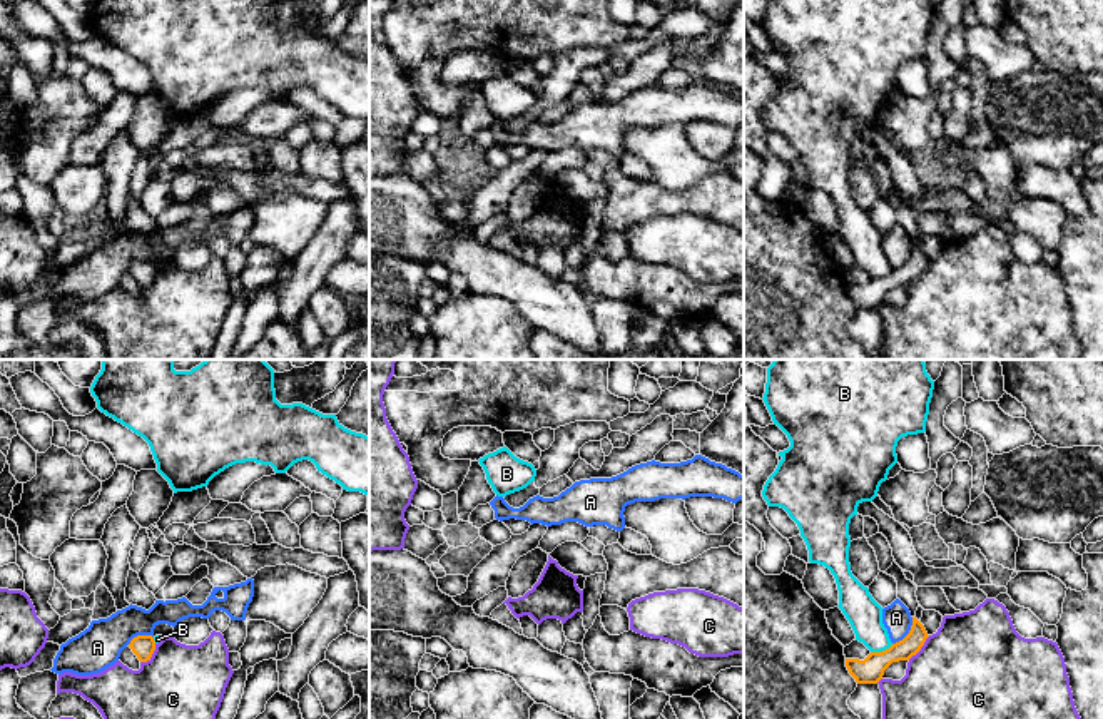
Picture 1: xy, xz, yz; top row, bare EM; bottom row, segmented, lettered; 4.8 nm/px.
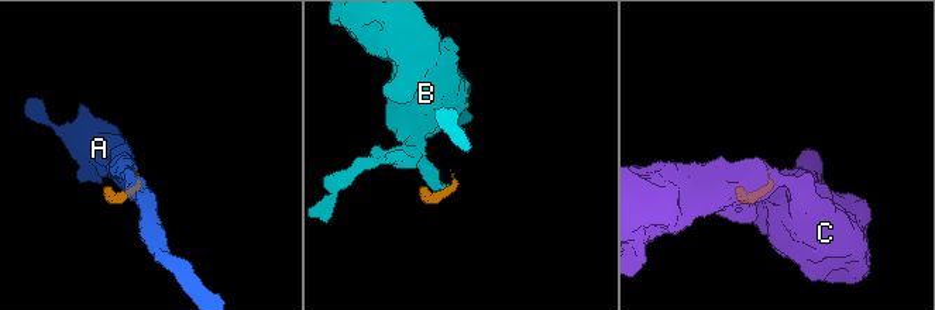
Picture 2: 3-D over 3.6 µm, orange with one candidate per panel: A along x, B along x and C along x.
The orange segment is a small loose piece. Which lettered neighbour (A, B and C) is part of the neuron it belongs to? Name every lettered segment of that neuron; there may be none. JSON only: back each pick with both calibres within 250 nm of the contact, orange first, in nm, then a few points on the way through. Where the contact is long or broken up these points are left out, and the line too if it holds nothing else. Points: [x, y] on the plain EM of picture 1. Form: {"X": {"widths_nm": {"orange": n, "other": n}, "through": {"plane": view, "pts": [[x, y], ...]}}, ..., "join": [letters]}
{"join": []}

